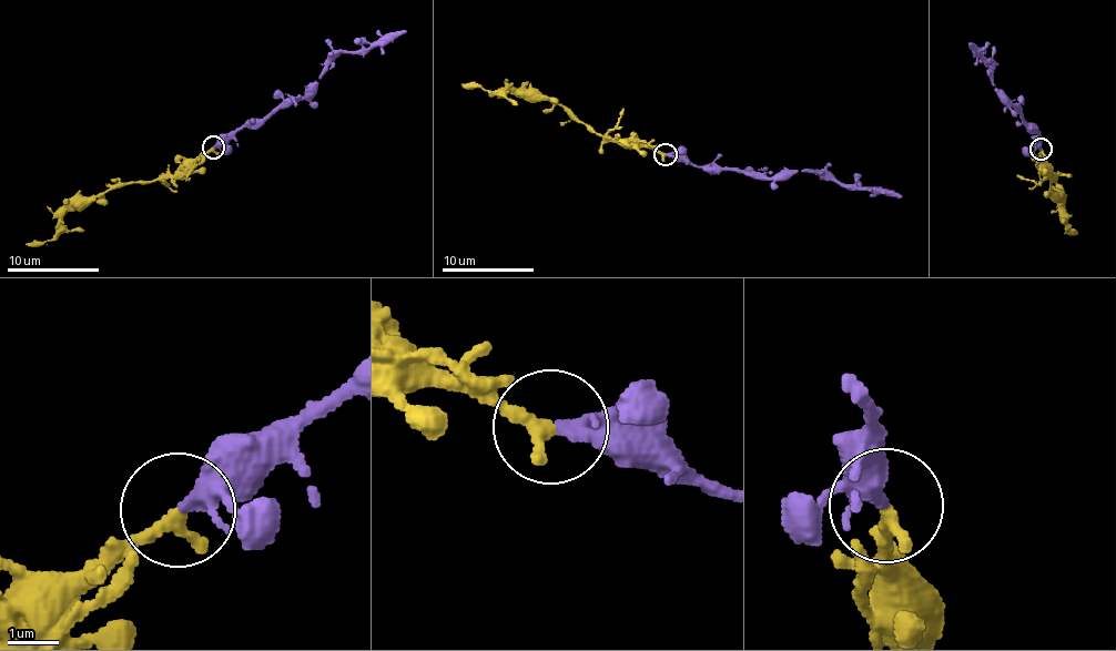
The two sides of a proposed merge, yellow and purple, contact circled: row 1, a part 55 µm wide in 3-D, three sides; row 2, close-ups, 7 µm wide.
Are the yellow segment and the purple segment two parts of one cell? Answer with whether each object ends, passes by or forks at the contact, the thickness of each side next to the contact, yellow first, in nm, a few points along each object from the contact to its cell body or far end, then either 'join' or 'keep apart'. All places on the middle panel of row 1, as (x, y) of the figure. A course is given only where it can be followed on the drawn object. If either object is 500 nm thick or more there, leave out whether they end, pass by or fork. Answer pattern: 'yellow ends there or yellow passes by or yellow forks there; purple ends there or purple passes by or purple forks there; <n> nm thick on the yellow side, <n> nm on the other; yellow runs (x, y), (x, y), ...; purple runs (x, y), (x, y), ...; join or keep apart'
yellow ends there; purple passes by; 320 nm thick on the yellow side, 280 nm on the other; yellow runs (666, 154), (649, 145), (625, 145), (590, 132), (572, 114), (545, 99), (524, 97), (515, 90), (460, 83); purple runs (666, 154), (681, 155), (700, 165), (746, 173), (787, 175), (814, 170), (831, 181), (874, 187), (902, 196); join

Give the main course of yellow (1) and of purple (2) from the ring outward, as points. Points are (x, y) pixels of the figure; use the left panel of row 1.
1: (214, 146), (173, 173), (145, 182), (120, 182), (66, 213), (61, 227), (49, 241), (24, 244)
2: (214, 146), (243, 126), (259, 128), (301, 98), (325, 64), (341, 53), (382, 46), (406, 30)

